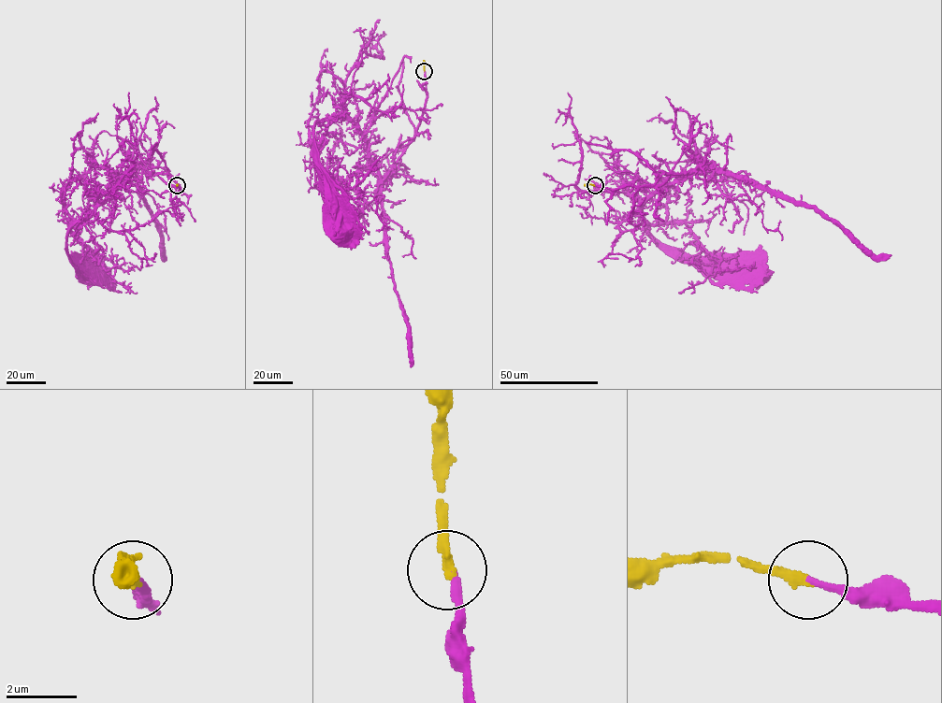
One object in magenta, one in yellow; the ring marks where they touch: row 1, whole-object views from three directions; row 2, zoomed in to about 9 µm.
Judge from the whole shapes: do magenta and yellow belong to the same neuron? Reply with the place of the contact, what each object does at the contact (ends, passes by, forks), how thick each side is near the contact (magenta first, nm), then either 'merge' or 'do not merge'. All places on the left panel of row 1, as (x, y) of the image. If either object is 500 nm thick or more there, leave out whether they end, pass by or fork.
(177, 185) | magenta ends | yellow ends | 200/280 nm | merge

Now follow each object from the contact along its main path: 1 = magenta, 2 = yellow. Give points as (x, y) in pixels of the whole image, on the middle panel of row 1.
1: (424, 71), (423, 113), (395, 107), (384, 113), (350, 95), (340, 113), (314, 126), (321, 189), (342, 228)
2: (424, 71), (423, 60)

